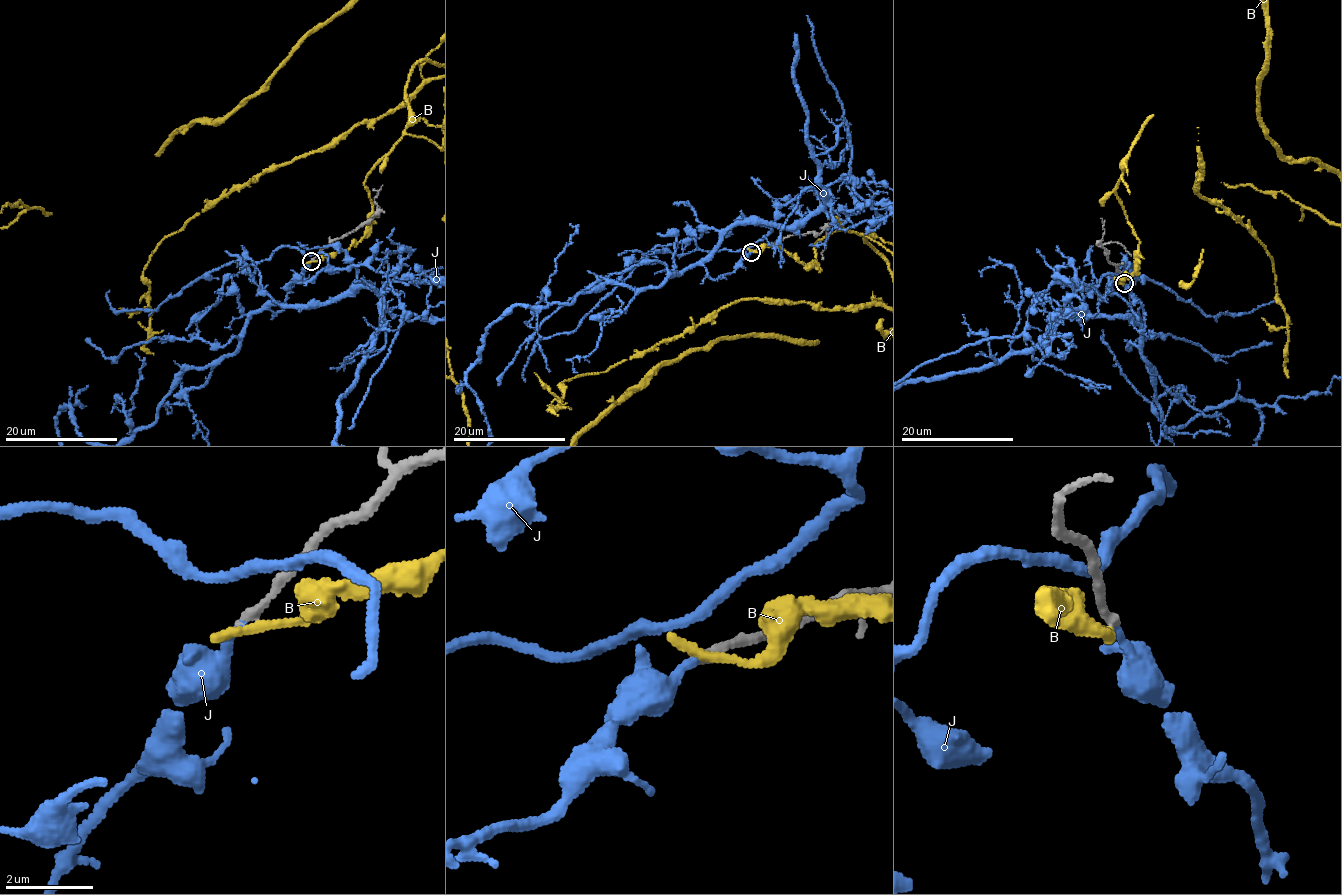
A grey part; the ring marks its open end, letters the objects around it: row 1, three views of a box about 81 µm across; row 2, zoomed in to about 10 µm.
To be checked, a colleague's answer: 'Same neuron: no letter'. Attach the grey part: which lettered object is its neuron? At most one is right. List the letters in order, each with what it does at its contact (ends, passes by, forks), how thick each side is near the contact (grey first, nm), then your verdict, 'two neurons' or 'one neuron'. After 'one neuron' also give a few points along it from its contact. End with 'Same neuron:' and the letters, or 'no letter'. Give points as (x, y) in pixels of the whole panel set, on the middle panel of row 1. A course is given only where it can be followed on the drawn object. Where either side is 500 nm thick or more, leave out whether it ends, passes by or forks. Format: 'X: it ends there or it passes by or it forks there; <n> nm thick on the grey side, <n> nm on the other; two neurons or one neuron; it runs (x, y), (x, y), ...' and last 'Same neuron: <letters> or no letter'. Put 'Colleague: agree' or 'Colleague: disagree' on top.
Colleague: disagree
B: it ends there; 200 nm thick on the grey side, 280 nm on the other; two neurons
J: it passes by; 200 nm thick on the grey side, 120 nm on the other; one neuron
Same neuron: J

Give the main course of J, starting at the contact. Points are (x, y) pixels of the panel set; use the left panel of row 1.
J: (311, 260), (269, 307), (362, 287), (378, 326), (338, 404)

